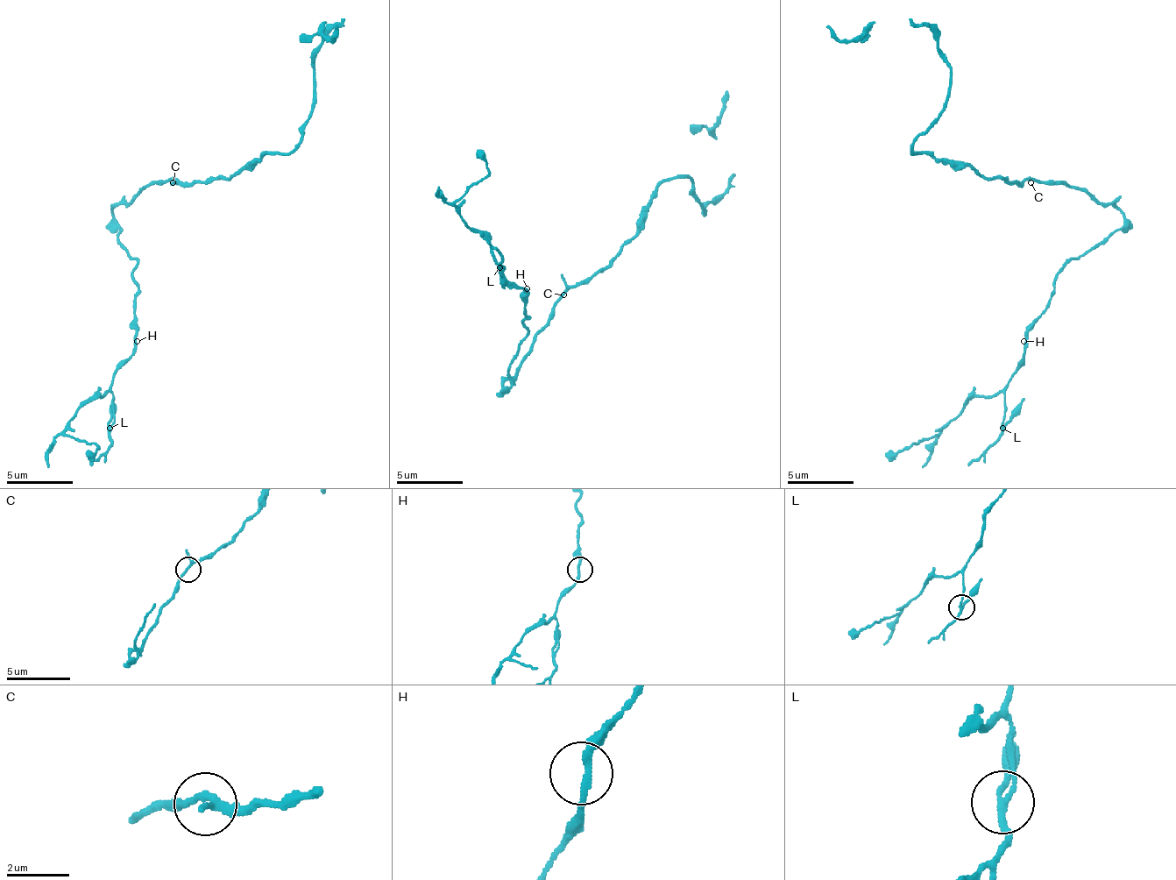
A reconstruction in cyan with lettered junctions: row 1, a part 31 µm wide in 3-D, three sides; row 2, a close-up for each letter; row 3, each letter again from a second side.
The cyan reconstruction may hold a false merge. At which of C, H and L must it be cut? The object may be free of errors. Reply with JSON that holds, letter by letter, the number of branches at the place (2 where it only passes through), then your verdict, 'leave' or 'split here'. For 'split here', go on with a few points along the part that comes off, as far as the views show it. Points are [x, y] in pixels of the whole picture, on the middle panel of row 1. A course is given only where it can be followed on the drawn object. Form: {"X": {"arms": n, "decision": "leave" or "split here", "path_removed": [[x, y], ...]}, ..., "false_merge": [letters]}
{"C": {"arms": 3, "decision": "leave"}, "H": {"arms": 2, "decision": "leave"}, "L": {"arms": 3, "decision": "split here", "path_removed": [[500, 268], [500, 255], [480, 231]]}, "false_merge": ["L"]}

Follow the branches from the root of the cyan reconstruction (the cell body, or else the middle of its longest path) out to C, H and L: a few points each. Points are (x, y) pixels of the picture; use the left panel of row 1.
C: (159, 182), (173, 182)
H: (159, 182), (113, 209), (113, 222), (120, 228), (116, 238), (137, 261), (137, 341)
L: (159, 182), (113, 209), (116, 238), (137, 261), (137, 331), (133, 351), (110, 384), (110, 427)

